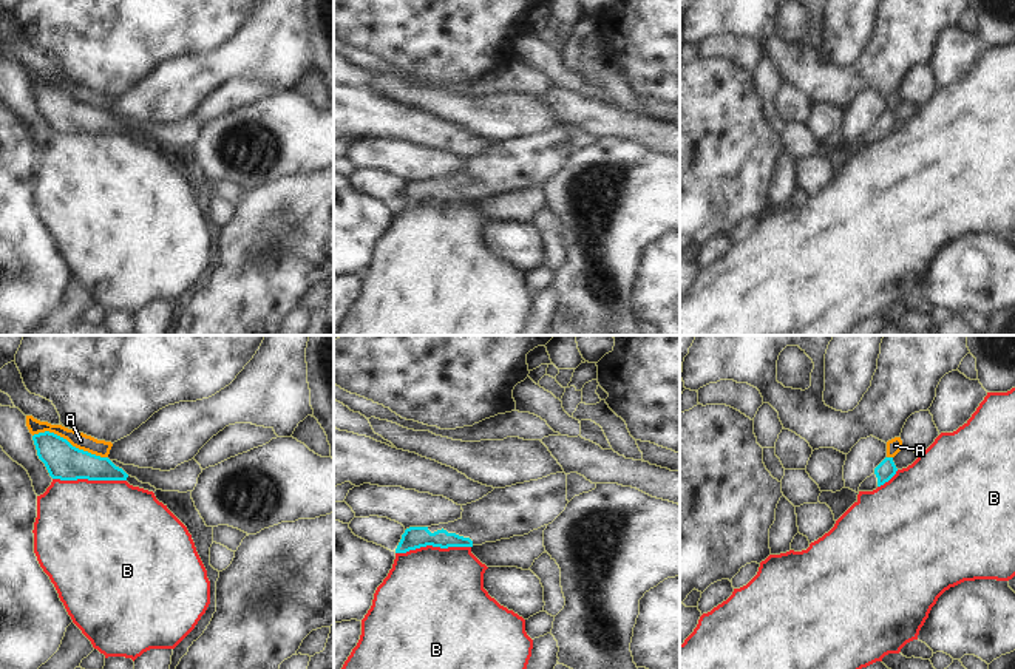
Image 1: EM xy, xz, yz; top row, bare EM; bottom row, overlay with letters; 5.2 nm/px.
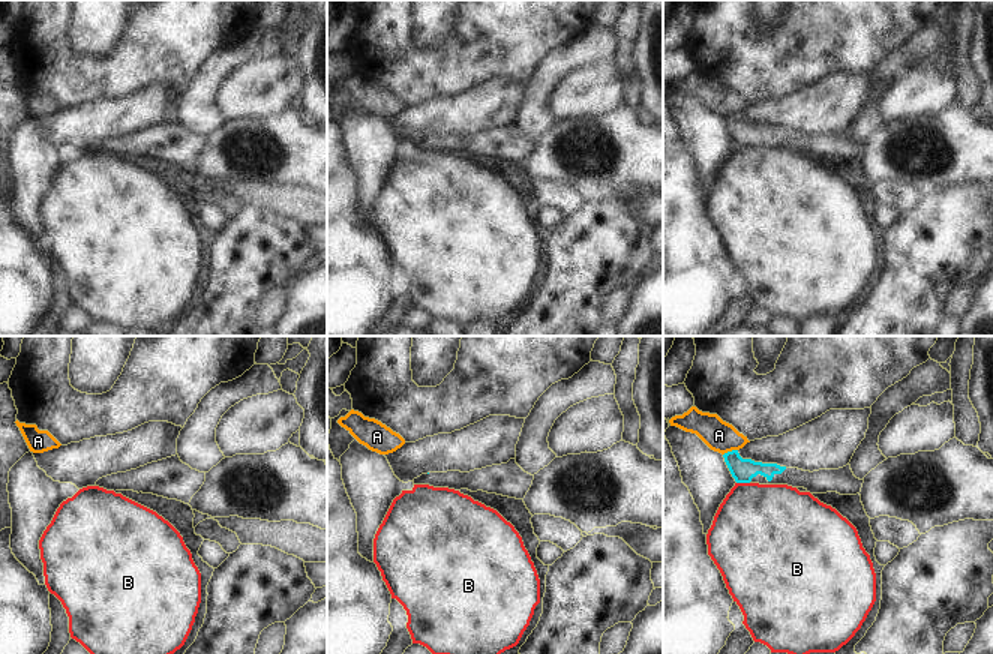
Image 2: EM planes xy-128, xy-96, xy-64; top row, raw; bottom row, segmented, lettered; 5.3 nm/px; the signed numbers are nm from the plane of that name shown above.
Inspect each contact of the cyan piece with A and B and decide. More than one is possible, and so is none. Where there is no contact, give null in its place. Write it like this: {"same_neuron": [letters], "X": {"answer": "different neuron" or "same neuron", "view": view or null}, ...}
{"same_neuron": [], "A": {"answer": "different neuron", "view": "xy"}, "B": {"answer": "different neuron", "view": "xz"}}

